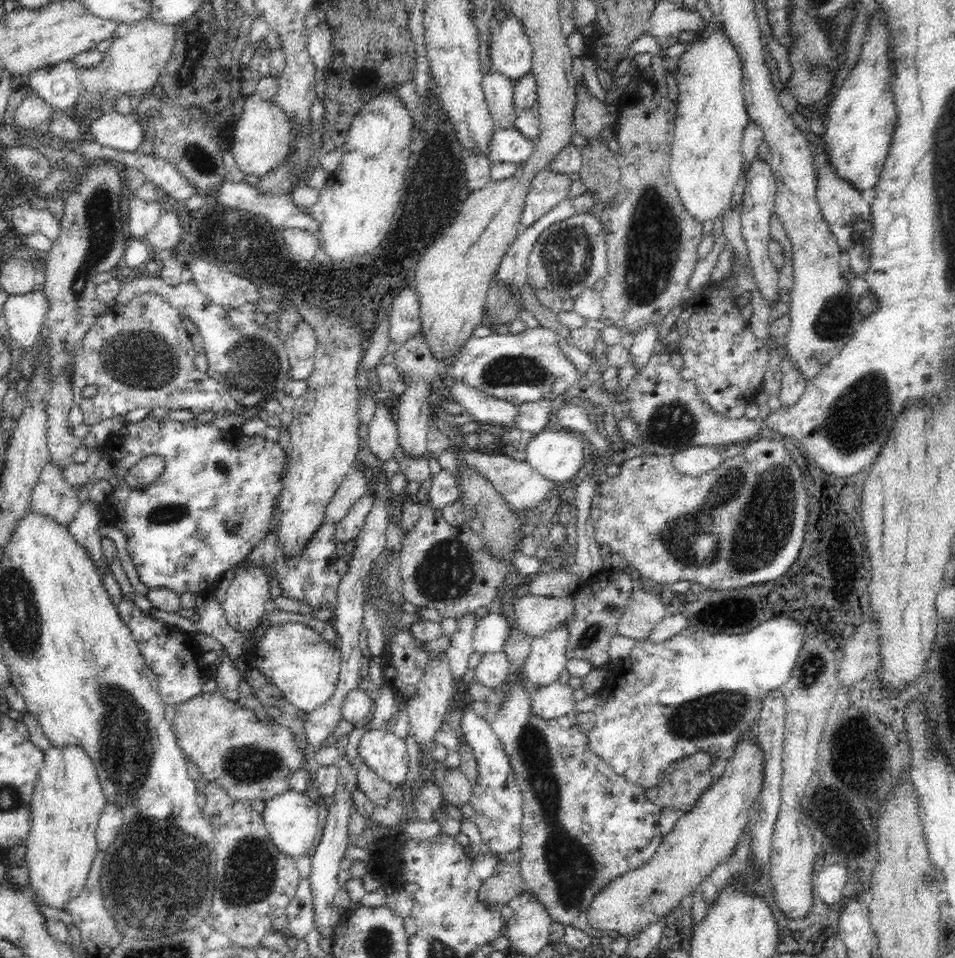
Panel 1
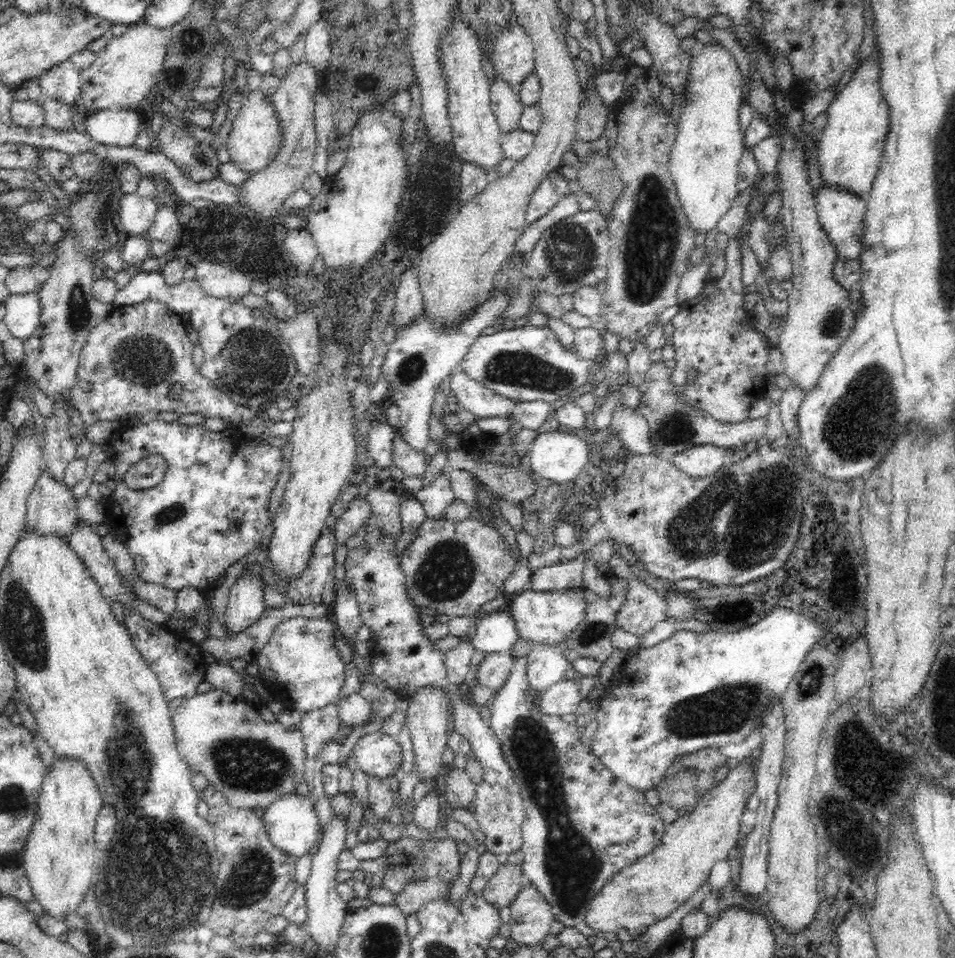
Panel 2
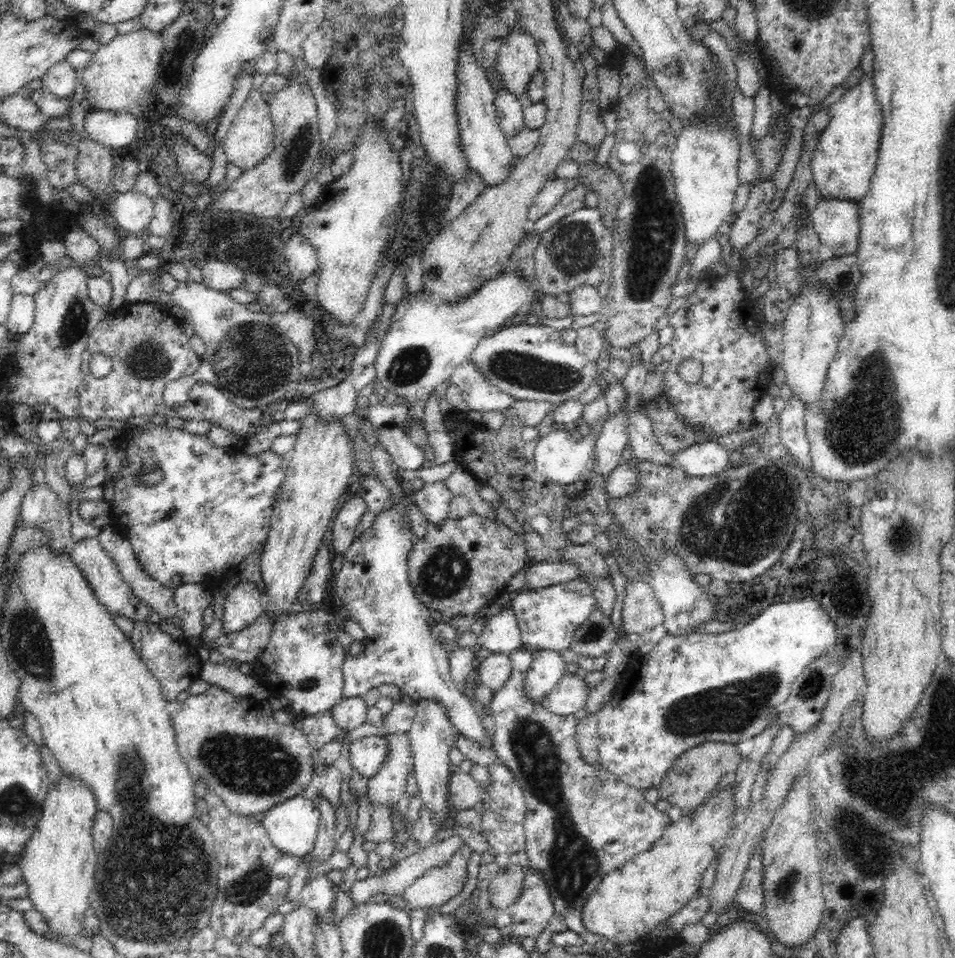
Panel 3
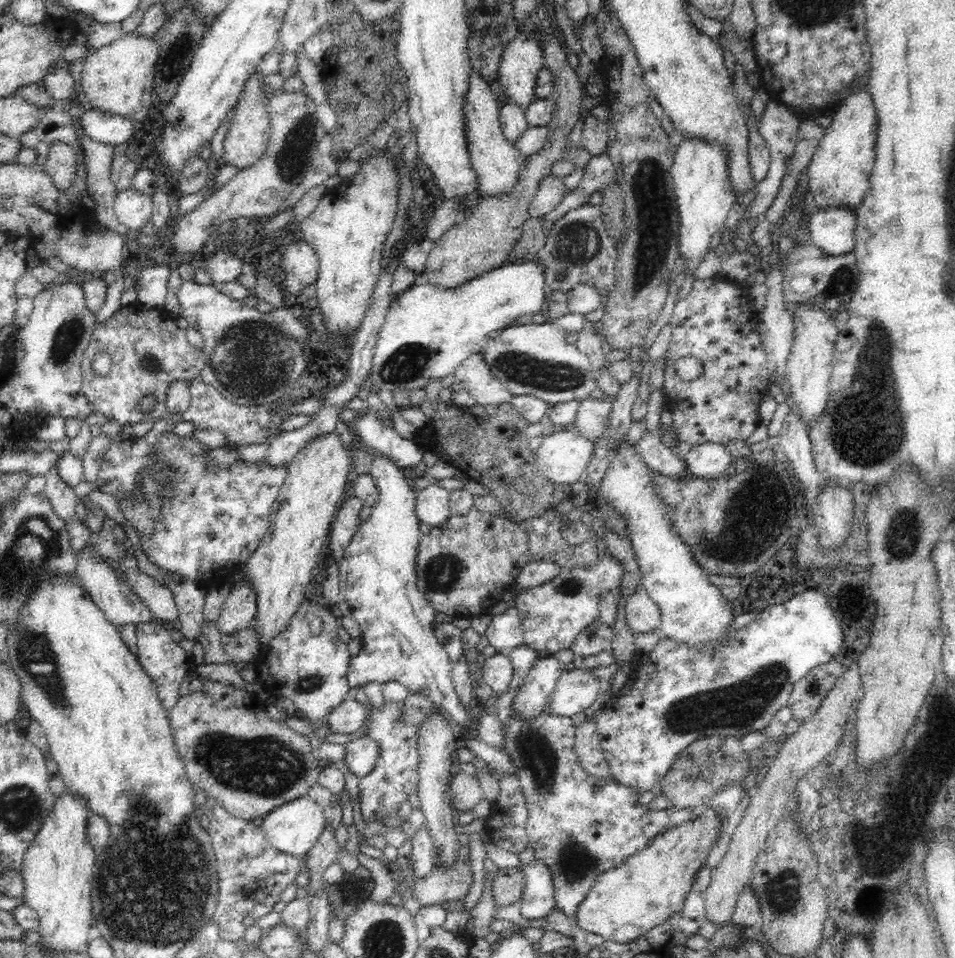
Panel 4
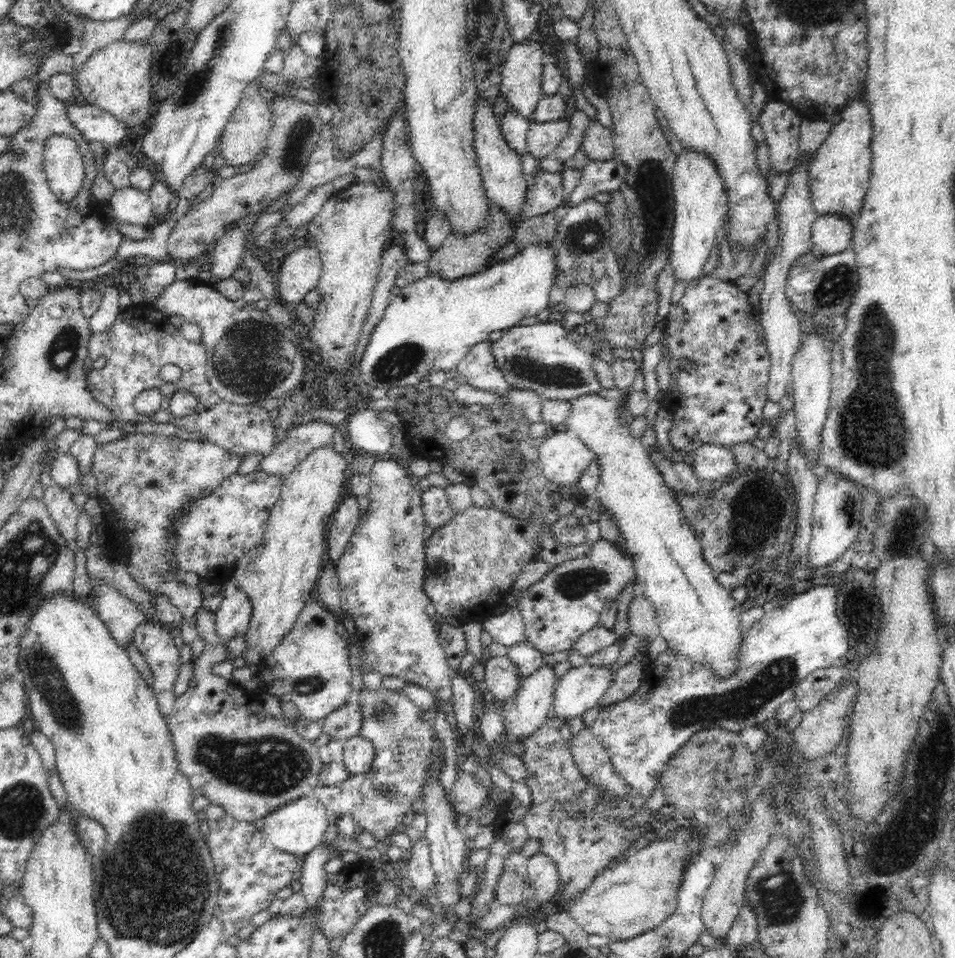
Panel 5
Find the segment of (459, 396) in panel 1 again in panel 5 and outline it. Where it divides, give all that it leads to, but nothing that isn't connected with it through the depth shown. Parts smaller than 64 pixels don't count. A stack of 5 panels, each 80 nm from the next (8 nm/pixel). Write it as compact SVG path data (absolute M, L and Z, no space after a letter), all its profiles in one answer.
M487 340L470 347L466 356L455 366L458 375L465 378L466 383L478 390L505 395L510 387L504 379L504 373L498 369L492 353L493 342Z

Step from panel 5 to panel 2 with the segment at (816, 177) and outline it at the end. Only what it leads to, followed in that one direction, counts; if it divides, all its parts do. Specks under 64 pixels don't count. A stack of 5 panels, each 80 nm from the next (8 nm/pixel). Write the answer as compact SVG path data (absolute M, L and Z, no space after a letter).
M878 49L860 64L852 80L836 94L826 113L827 125L819 134L818 168L822 183L834 185L863 197L873 188L881 165L886 133L889 131L890 109L884 101L880 86L880 58Z

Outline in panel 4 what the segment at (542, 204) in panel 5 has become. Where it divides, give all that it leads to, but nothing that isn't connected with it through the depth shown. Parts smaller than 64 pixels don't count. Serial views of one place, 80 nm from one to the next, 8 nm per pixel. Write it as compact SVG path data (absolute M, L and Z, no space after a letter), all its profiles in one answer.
M554 175L544 178L540 182L540 188L534 195L534 198L529 202L528 216L543 217L548 214L568 193L562 179Z

